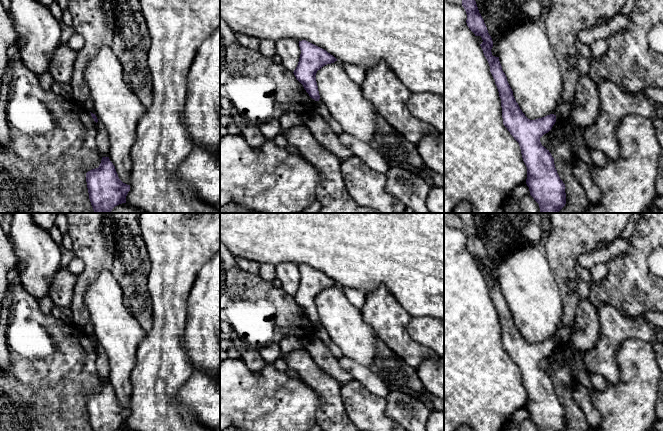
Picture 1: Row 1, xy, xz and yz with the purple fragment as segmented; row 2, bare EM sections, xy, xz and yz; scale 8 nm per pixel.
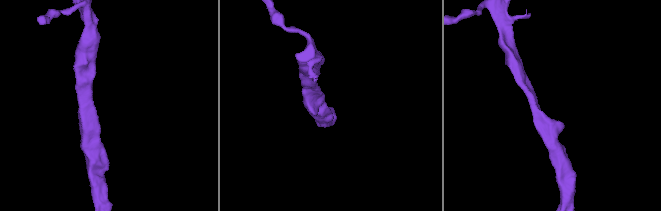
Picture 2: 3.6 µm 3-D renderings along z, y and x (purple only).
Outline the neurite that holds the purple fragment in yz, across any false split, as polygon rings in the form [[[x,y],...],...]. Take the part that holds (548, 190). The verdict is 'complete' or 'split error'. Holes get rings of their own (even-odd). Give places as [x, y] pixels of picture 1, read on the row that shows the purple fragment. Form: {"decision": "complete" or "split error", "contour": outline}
{"decision": "complete", "contour": [[[462,0],[462,6],[467,14],[467,26],[475,36],[480,36],[483,40],[480,46],[499,92],[503,124],[519,143],[527,167],[526,184],[530,195],[539,204],[539,213],[558,213],[566,204],[566,187],[557,173],[554,158],[540,142],[540,138],[555,124],[556,115],[550,114],[535,120],[525,116],[513,96],[499,57],[492,55],[493,41],[476,1]]]}

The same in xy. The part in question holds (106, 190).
{"decision": "complete", "contour": [[[102,157],[99,167],[86,173],[86,182],[94,213],[111,213],[115,206],[126,203],[130,185],[119,179],[109,157]]]}

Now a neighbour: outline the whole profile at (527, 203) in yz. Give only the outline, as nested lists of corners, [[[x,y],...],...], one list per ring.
[[[528,194],[519,199],[519,204],[521,210],[524,213],[539,213],[540,208],[539,204],[534,200],[534,198]]]

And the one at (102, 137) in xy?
[[[98,120],[97,125],[97,134],[96,134],[96,145],[101,157],[108,157],[110,143],[109,143],[109,134],[105,126]]]

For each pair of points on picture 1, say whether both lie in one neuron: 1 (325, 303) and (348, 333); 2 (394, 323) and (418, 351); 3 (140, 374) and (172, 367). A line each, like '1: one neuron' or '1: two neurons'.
1: one neuron
2: one neuron
3: one neuron

